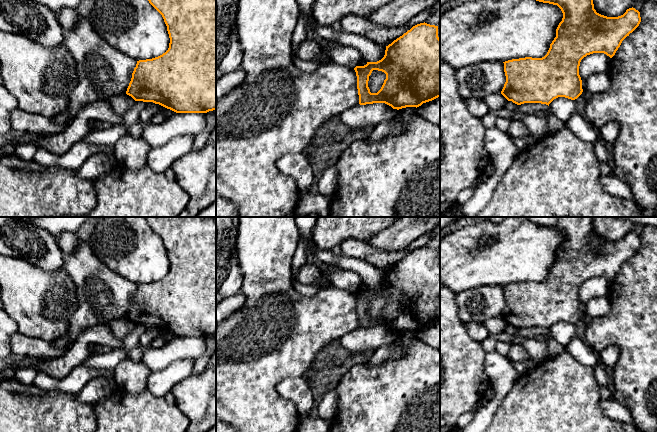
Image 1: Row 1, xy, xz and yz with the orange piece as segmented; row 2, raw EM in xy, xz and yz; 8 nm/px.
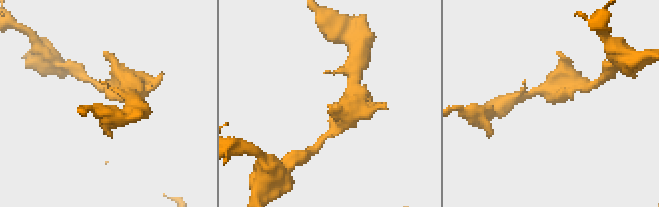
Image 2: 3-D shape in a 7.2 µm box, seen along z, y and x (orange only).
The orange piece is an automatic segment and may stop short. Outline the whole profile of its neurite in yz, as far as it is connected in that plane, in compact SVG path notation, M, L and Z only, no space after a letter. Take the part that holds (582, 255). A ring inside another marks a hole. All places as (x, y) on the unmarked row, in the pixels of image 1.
M527 217L536 225L557 229L563 242L556 253L556 261L542 282L525 281L503 286L506 306L501 318L517 329L524 327L549 328L558 321L577 323L583 316L579 299L581 284L593 277L604 277L612 282L622 265L640 248L640 236L629 232L618 241L607 241L596 236L593 217Z

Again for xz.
M420 247L413 250L402 260L386 270L384 281L377 286L367 286L364 290L354 292L357 300L357 313L359 328L385 327L393 333L406 331L419 331L423 327L432 325L440 321L440 262L438 261L438 250L427 247ZM373 294L382 295L386 298L386 303L377 317L371 317L368 311L369 300Z

